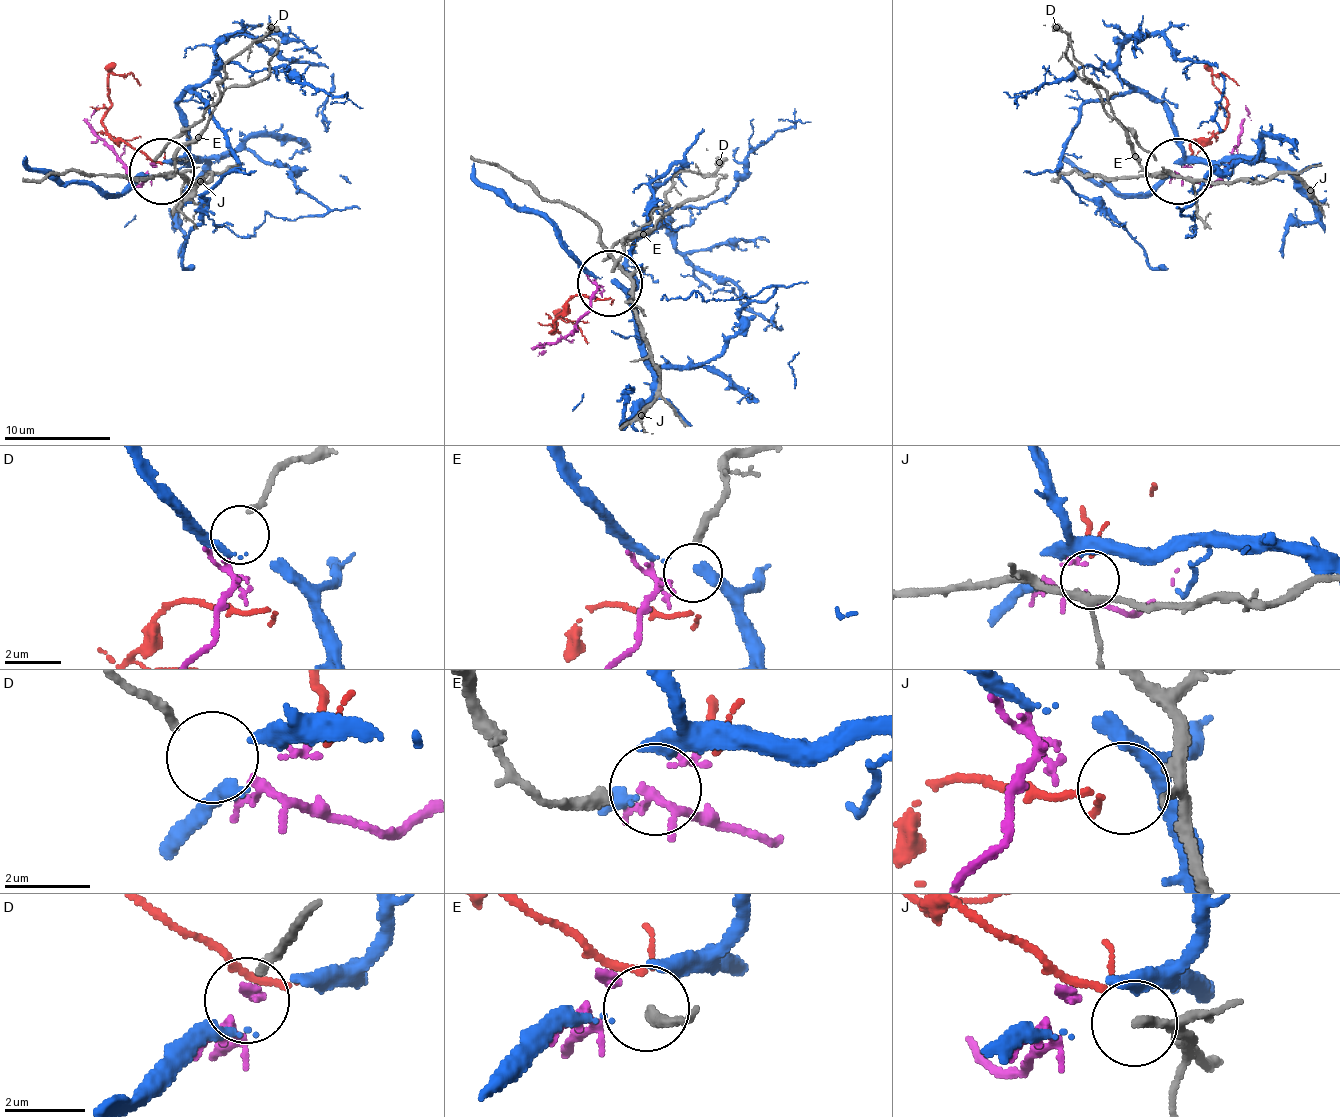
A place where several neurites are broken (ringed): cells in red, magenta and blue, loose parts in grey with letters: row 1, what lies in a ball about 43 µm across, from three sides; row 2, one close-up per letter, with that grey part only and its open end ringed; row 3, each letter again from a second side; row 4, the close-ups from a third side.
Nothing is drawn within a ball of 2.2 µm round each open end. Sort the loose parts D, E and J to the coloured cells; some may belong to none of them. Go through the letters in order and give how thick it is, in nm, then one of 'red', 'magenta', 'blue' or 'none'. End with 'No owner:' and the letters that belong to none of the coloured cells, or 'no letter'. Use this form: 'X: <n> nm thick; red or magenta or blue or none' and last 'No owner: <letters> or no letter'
D: 200 nm thick; magenta
E: 300 nm thick; none
J: 200 nm thick; red
No owner: E

